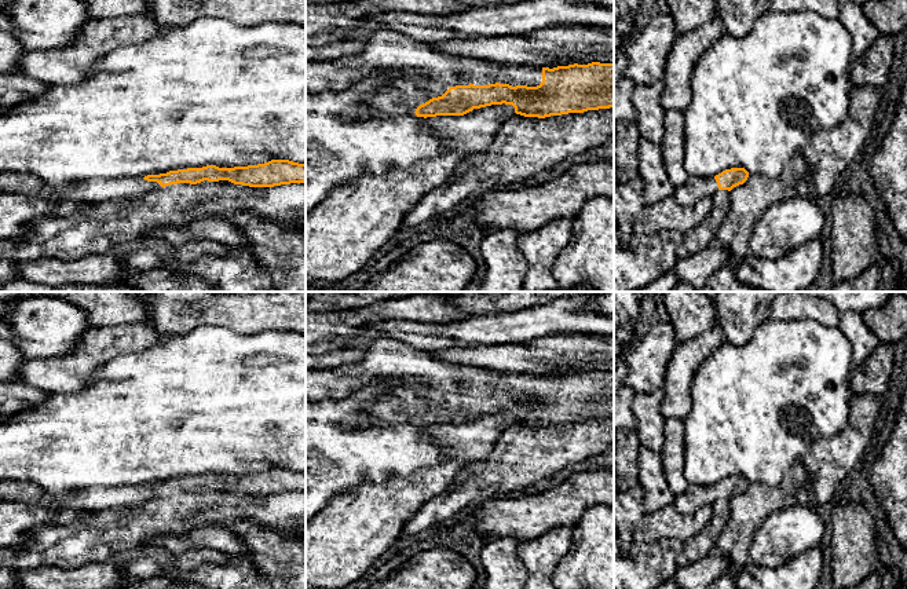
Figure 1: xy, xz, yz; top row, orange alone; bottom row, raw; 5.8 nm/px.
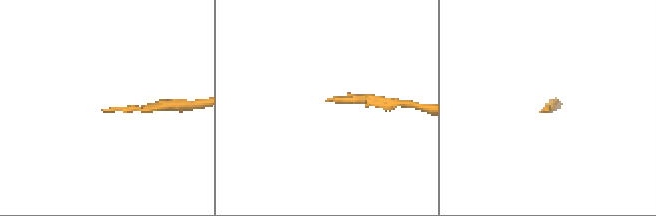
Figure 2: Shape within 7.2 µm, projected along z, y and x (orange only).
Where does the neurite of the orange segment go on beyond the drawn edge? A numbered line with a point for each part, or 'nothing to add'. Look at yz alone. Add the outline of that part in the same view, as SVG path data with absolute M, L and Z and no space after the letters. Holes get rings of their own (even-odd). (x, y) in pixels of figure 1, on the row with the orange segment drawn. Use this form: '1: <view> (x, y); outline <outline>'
1: yz (694, 189); outline M690 176L688 180L674 187L673 197L683 206L691 205L701 198L712 197L718 190L714 178L703 179L696 176Z

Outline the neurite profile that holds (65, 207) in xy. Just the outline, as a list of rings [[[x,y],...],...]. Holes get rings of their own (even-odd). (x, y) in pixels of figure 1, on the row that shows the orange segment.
[[[61,200],[56,204],[56,209],[52,213],[50,213],[48,217],[67,216],[70,213],[74,213],[76,211],[83,209],[87,205],[88,204],[85,204],[85,202],[77,202],[77,201],[72,201],[72,200]]]

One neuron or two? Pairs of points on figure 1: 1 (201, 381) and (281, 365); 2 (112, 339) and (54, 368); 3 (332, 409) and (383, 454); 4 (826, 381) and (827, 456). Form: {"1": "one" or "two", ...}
{"1": "one", "2": "one", "3": "one", "4": "two"}

